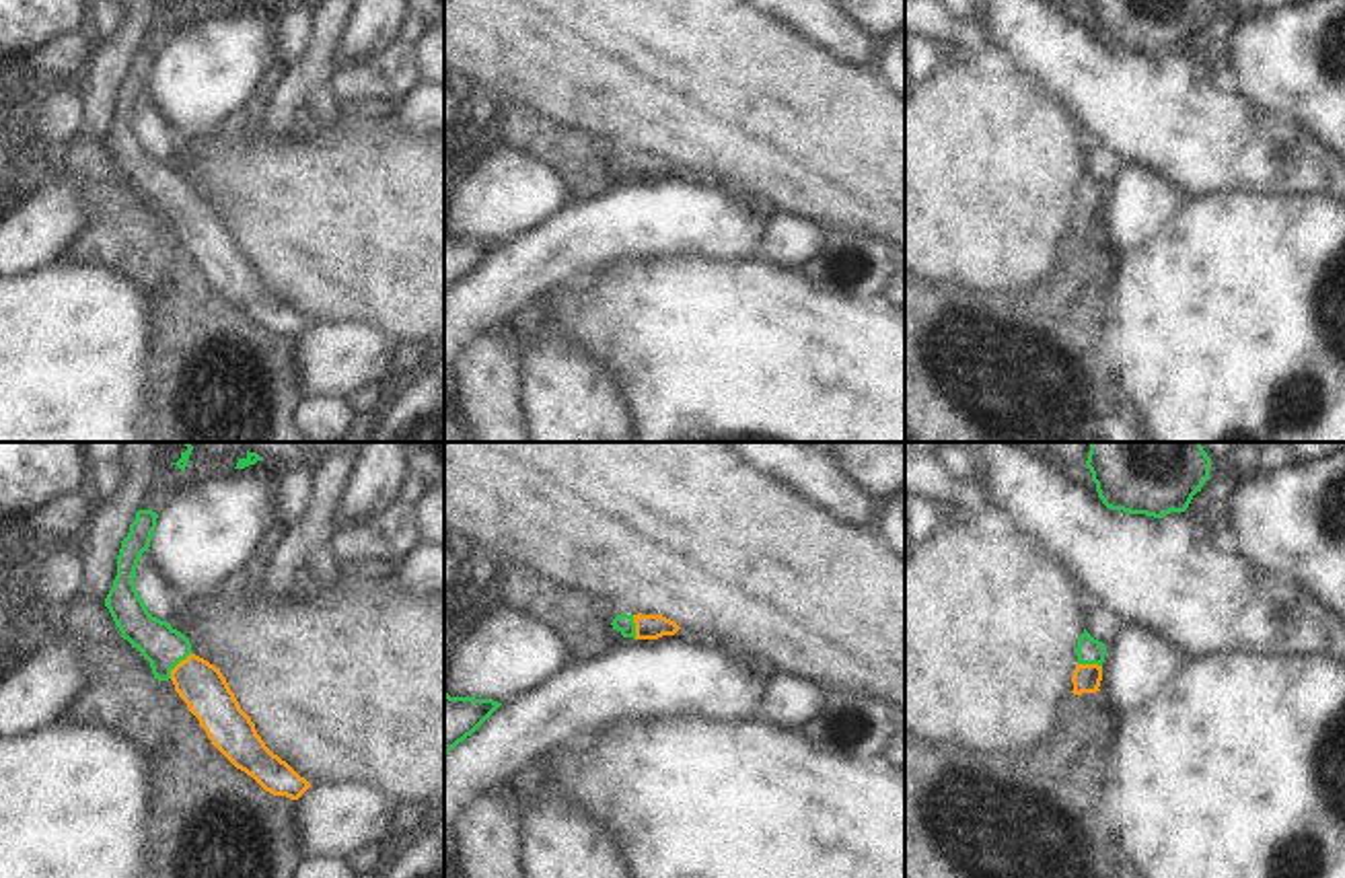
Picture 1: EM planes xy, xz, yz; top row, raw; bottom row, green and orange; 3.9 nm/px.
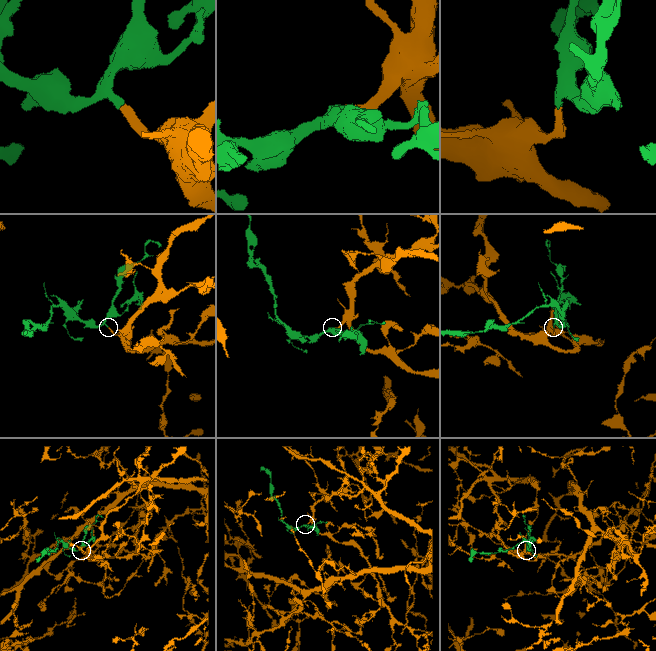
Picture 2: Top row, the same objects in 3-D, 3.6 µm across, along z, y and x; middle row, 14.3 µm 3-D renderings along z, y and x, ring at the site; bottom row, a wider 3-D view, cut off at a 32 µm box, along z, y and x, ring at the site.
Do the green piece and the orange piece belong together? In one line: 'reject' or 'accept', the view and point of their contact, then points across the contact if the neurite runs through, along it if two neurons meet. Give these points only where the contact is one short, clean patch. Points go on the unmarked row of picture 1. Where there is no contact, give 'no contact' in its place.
accept; meets green in xy at (177, 202); runs through xy (163, 186), (177, 202), (204, 229)

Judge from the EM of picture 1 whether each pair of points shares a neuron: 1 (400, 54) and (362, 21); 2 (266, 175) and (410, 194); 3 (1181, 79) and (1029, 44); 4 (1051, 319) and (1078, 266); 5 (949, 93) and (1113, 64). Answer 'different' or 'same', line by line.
1: different
2: same
3: same
4: same
5: different

